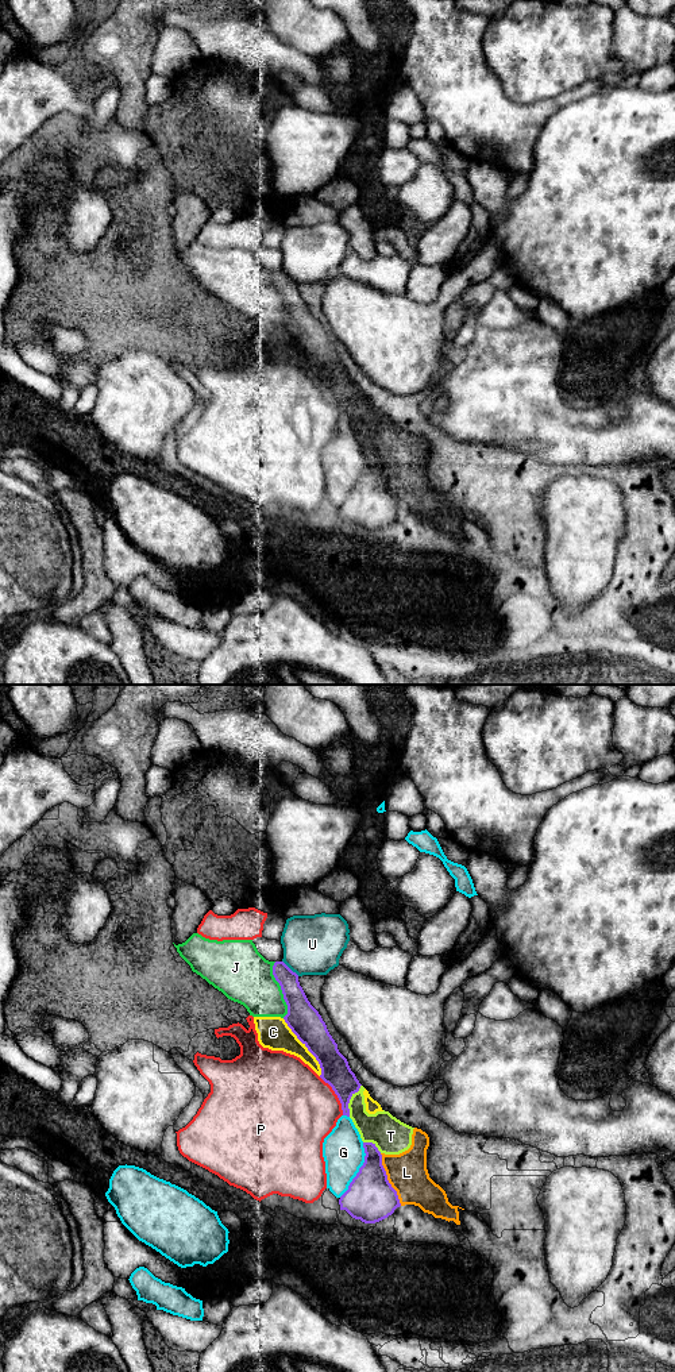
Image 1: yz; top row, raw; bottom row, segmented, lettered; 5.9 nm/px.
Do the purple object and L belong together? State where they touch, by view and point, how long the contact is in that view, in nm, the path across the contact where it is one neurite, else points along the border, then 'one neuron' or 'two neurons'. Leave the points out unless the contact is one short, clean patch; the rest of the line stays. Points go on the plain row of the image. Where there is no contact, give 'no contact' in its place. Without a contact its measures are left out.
contact yz (386, 488); length 340 nm; border yz (380, 462), (386, 488), (396, 500), (401, 513); two neurons

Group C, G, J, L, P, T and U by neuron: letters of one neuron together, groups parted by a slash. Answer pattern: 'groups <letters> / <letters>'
groups C L T / G / J / P / U

